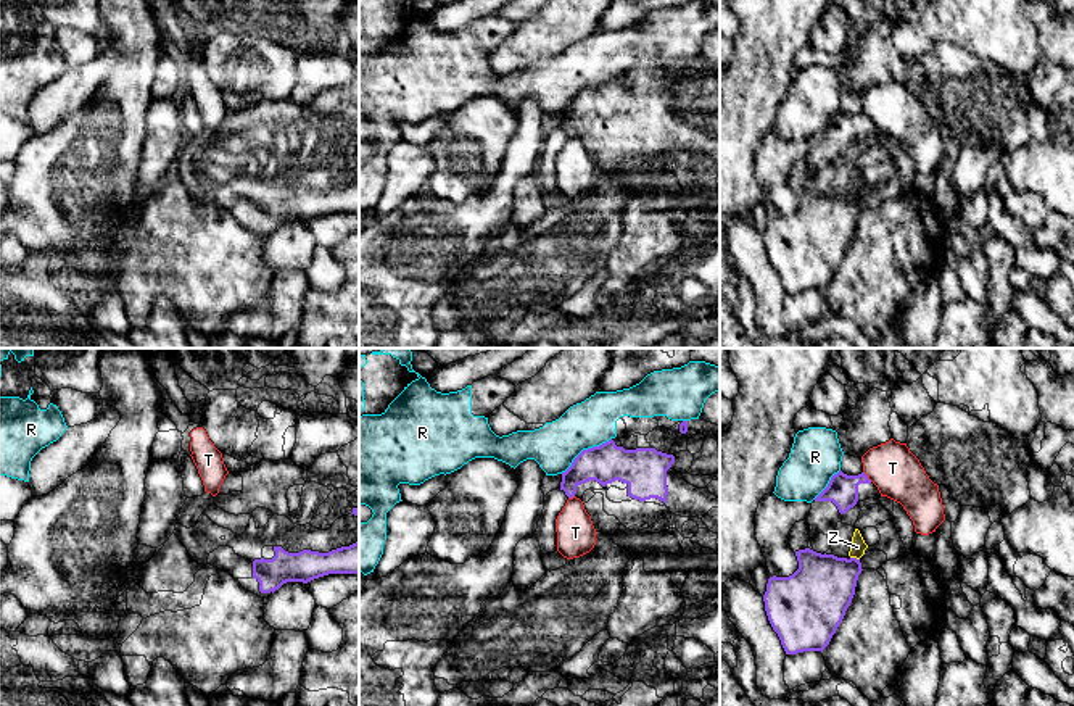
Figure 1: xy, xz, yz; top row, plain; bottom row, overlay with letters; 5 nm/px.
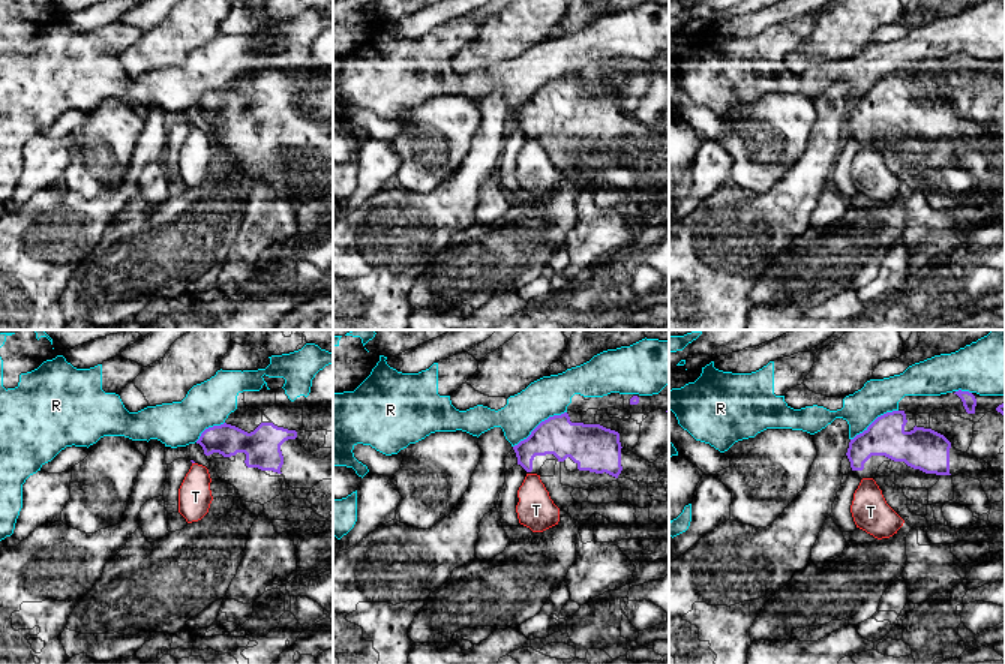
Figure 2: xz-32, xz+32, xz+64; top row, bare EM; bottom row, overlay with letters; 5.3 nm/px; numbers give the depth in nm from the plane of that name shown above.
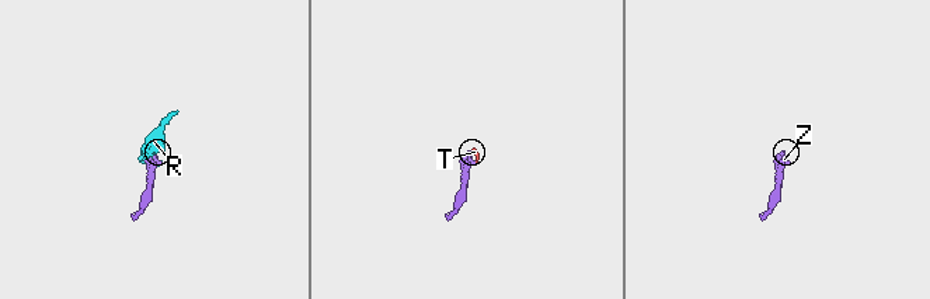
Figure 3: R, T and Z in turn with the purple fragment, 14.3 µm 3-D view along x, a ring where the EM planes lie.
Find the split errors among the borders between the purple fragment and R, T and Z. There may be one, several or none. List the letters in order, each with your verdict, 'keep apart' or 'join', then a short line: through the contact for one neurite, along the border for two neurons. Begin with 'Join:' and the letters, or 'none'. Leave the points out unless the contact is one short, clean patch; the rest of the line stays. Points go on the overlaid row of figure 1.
Join: Z
R: keep apart
T: keep apart; line yz (863, 471), (871, 481)
Z: join

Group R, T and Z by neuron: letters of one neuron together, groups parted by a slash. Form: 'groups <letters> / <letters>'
groups R / T / Z

